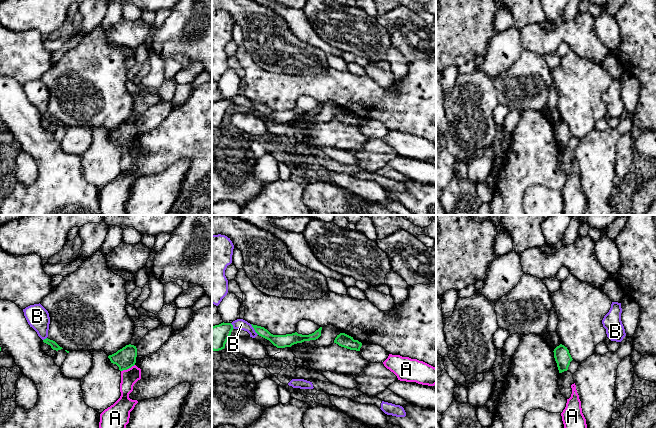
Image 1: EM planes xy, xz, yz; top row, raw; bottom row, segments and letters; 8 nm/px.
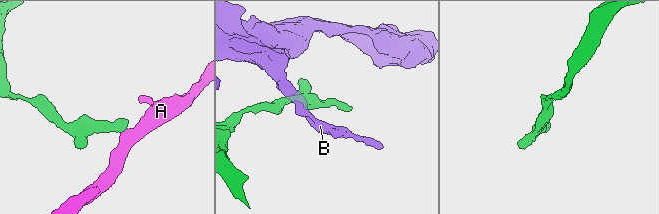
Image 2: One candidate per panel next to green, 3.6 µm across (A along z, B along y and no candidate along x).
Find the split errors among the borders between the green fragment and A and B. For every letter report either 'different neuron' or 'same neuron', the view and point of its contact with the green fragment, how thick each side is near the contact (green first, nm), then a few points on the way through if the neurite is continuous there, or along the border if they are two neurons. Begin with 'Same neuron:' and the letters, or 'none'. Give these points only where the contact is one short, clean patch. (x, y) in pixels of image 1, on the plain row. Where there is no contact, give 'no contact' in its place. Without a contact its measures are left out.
Same neuron: none
A: different neuron; contact xy (127, 144); calibres 170 and 140 nm; border xy (134, 140), (121, 147)
B: different neuron; contact xz (254, 105); calibres 110 and 90 nm; border xz (250, 100), (258, 110)

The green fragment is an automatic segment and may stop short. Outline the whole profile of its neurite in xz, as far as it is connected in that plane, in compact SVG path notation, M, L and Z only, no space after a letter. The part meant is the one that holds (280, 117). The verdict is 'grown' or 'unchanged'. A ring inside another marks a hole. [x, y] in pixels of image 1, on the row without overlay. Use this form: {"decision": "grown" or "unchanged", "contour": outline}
{"decision": "unchanged", "contour": "M251 101L259 112L269 116L277 124L291 123L294 120L302 119L304 117L316 116L321 112L322 106L322 103L320 103L314 109L309 111L302 111L297 108L286 111L273 111L264 103Z"}

